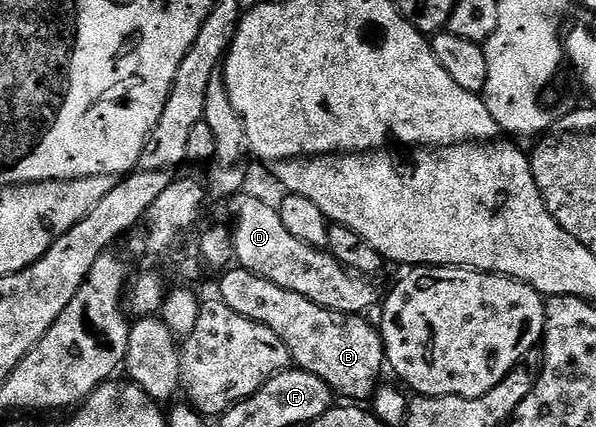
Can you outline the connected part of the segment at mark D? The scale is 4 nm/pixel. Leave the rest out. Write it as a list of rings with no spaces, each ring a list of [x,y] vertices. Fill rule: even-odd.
[[[242,195],[233,202],[234,221],[234,255],[237,264],[243,269],[260,275],[260,279],[268,279],[268,283],[276,283],[276,287],[284,287],[284,291],[296,291],[296,295],[304,295],[304,299],[312,299],[312,303],[320,303],[320,307],[328,307],[328,311],[340,311],[341,313],[365,314],[365,309],[370,309],[379,304],[380,293],[374,286],[373,280],[359,277],[350,269],[345,269],[326,249],[308,247],[300,239],[290,234],[280,220],[277,208],[273,204],[261,201],[258,197],[246,197]]]

